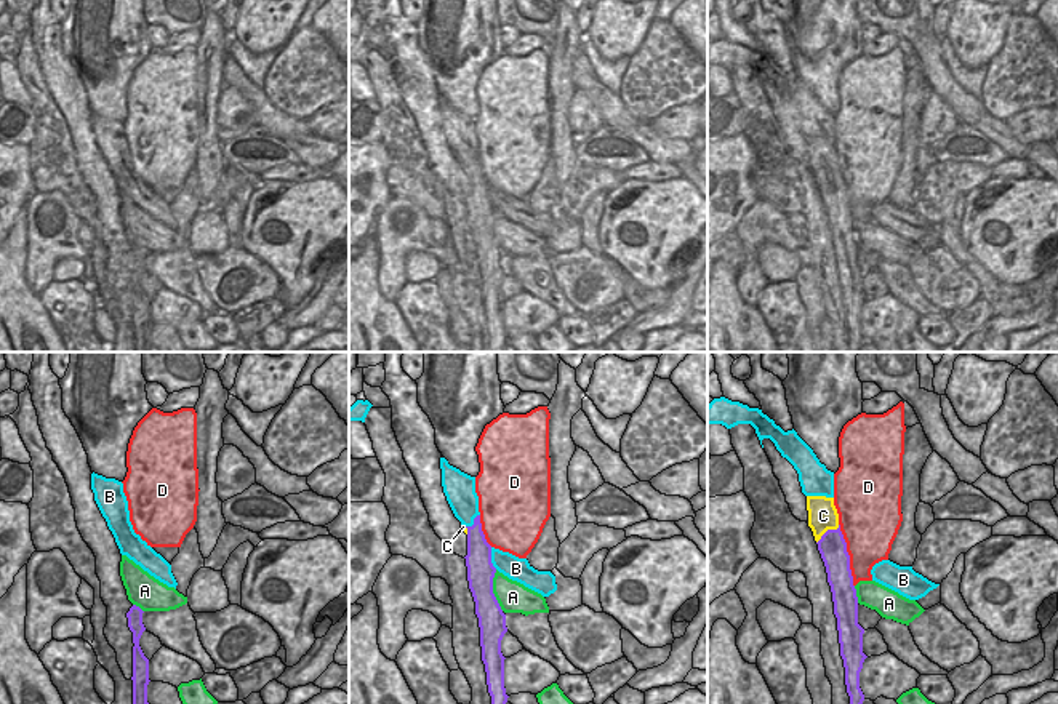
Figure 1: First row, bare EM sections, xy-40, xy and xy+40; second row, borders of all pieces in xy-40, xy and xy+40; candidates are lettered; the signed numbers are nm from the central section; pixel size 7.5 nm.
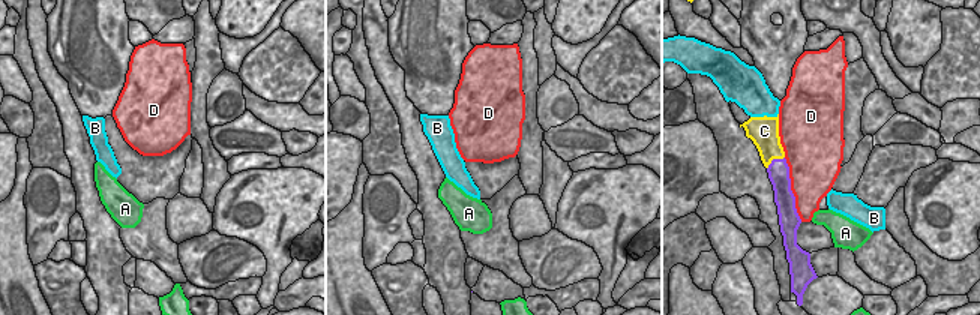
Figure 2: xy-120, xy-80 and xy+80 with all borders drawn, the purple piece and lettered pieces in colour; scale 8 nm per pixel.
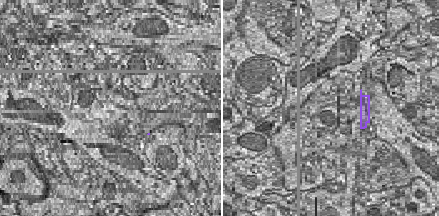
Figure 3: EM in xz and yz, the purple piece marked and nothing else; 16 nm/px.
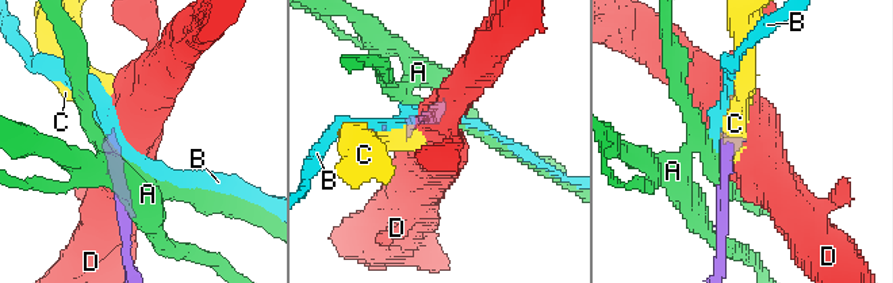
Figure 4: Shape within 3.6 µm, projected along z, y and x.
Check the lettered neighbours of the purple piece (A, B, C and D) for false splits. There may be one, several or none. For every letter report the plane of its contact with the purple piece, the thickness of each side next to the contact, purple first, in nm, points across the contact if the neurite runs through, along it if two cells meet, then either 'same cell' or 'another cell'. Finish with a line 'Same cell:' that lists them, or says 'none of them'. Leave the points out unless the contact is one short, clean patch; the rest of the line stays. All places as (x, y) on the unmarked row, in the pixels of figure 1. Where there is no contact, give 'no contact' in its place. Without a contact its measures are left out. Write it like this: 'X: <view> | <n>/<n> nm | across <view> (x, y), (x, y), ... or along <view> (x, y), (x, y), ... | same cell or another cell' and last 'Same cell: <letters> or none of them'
A: xy | 220/240 nm | along xy (495, 212), (493, 237), (503, 252) | another cell
B: xy | 220/170 nm | another cell
C: xy+40 | 220/220 nm | same cell
D: xy+40 | 220/400 nm | another cell
Same cell: C

